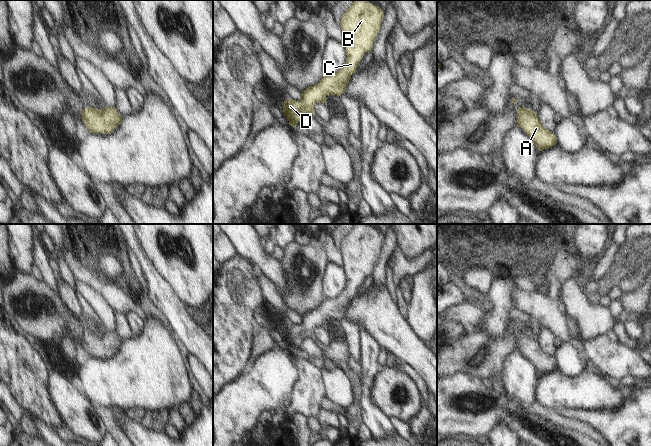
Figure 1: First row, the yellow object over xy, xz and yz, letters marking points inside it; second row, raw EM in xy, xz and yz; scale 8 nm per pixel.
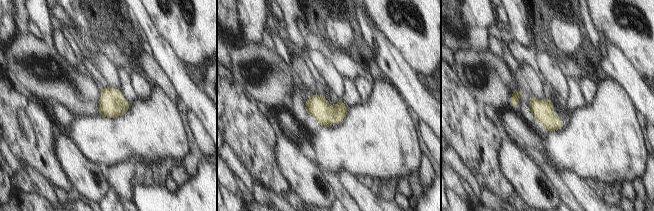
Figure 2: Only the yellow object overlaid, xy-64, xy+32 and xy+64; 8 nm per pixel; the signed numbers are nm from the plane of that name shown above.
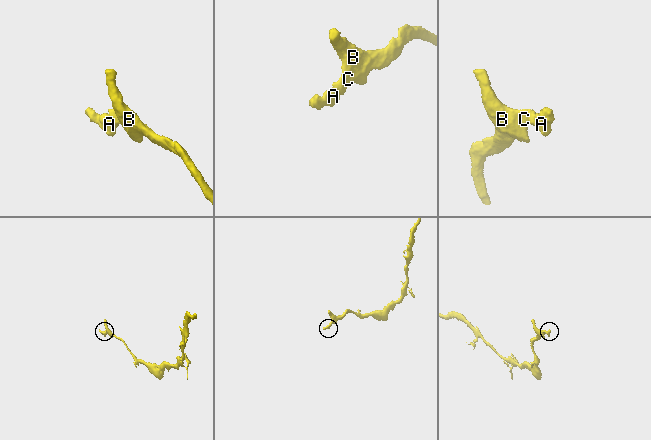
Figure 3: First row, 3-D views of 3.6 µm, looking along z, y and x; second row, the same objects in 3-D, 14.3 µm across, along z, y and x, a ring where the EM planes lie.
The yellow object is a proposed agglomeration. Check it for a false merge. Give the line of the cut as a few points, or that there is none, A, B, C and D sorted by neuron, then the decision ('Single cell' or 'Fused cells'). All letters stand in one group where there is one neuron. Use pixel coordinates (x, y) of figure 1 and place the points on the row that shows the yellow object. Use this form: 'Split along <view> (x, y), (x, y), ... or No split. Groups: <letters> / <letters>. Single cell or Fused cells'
No split. Groups: A B C D. Single cell

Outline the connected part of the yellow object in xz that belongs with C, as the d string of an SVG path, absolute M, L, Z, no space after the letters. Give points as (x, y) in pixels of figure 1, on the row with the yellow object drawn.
M355 0L341 17L341 44L345 48L346 63L334 74L325 74L317 85L308 87L296 101L286 99L283 113L289 125L295 127L304 115L314 115L315 104L326 102L328 95L339 97L345 93L351 76L364 54L371 52L380 31L384 10L367 0Z

